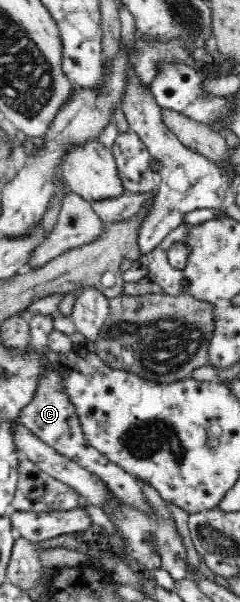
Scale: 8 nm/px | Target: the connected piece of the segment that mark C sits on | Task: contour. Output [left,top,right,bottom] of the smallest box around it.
[18,315,157,529]

